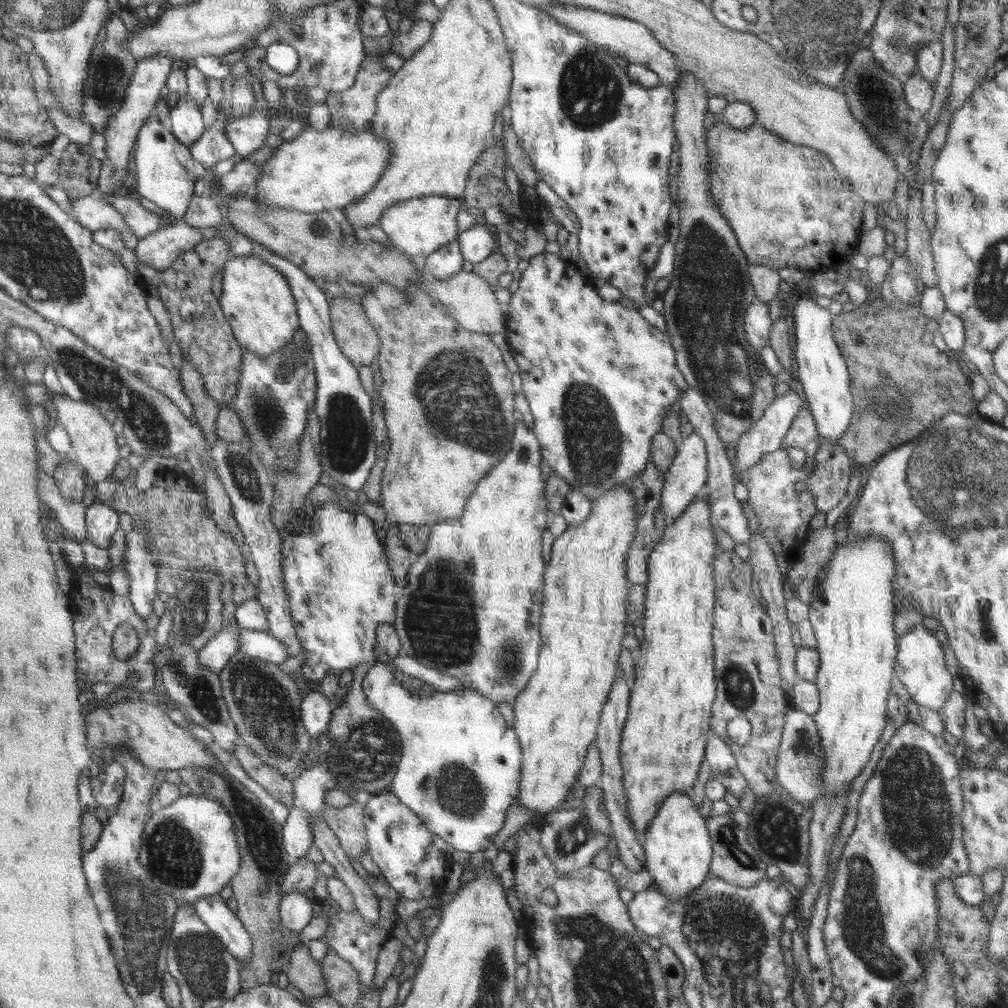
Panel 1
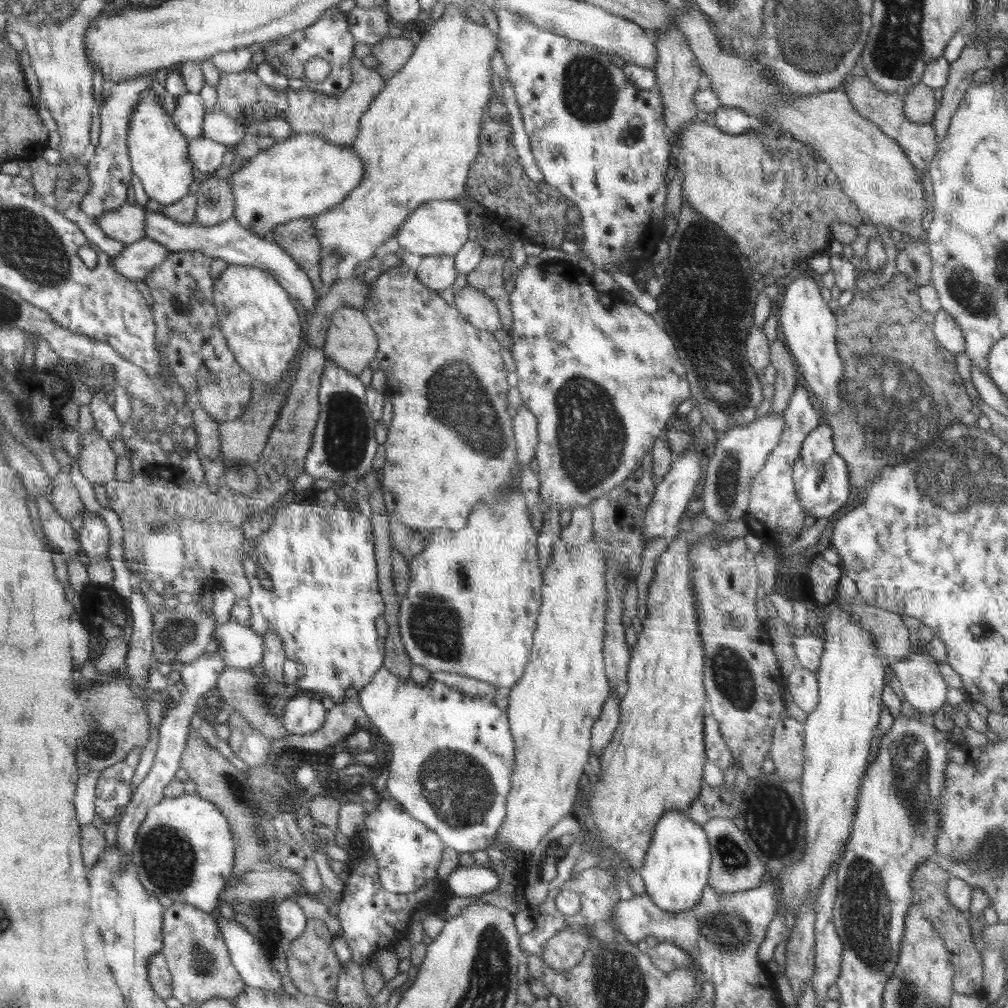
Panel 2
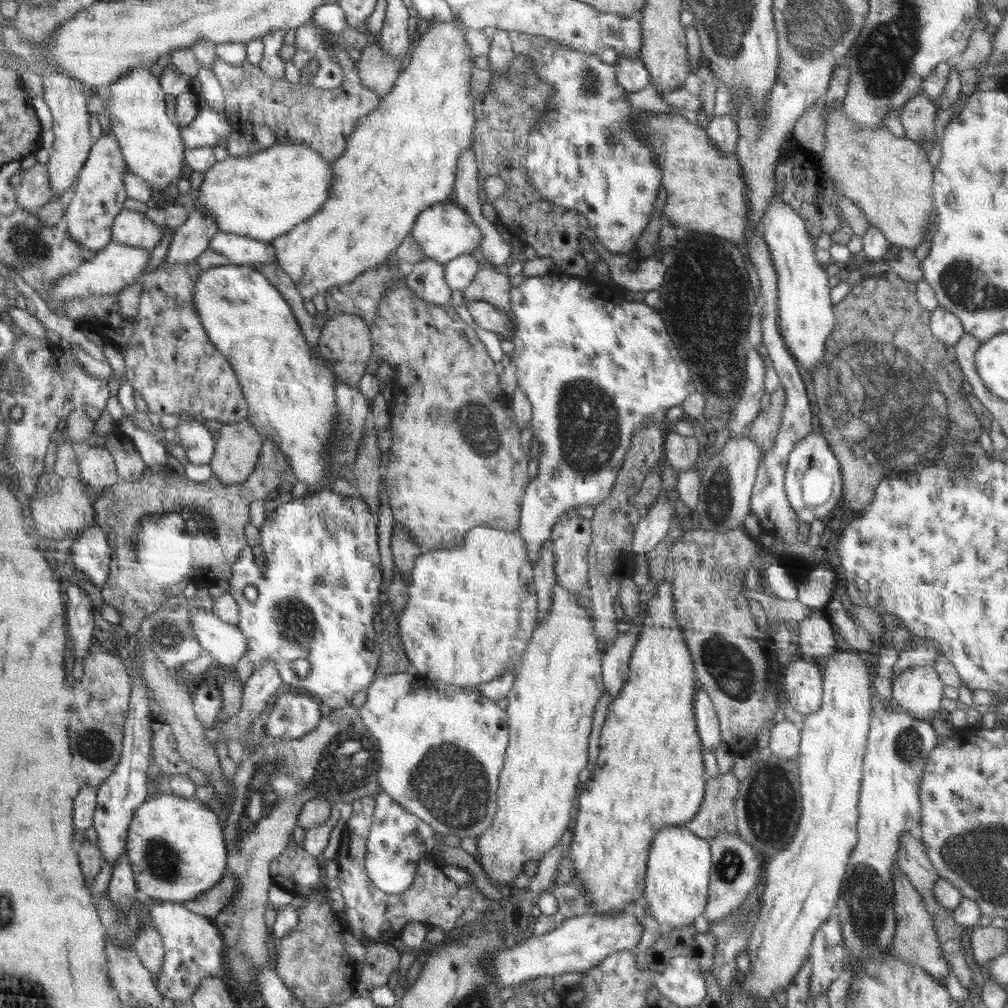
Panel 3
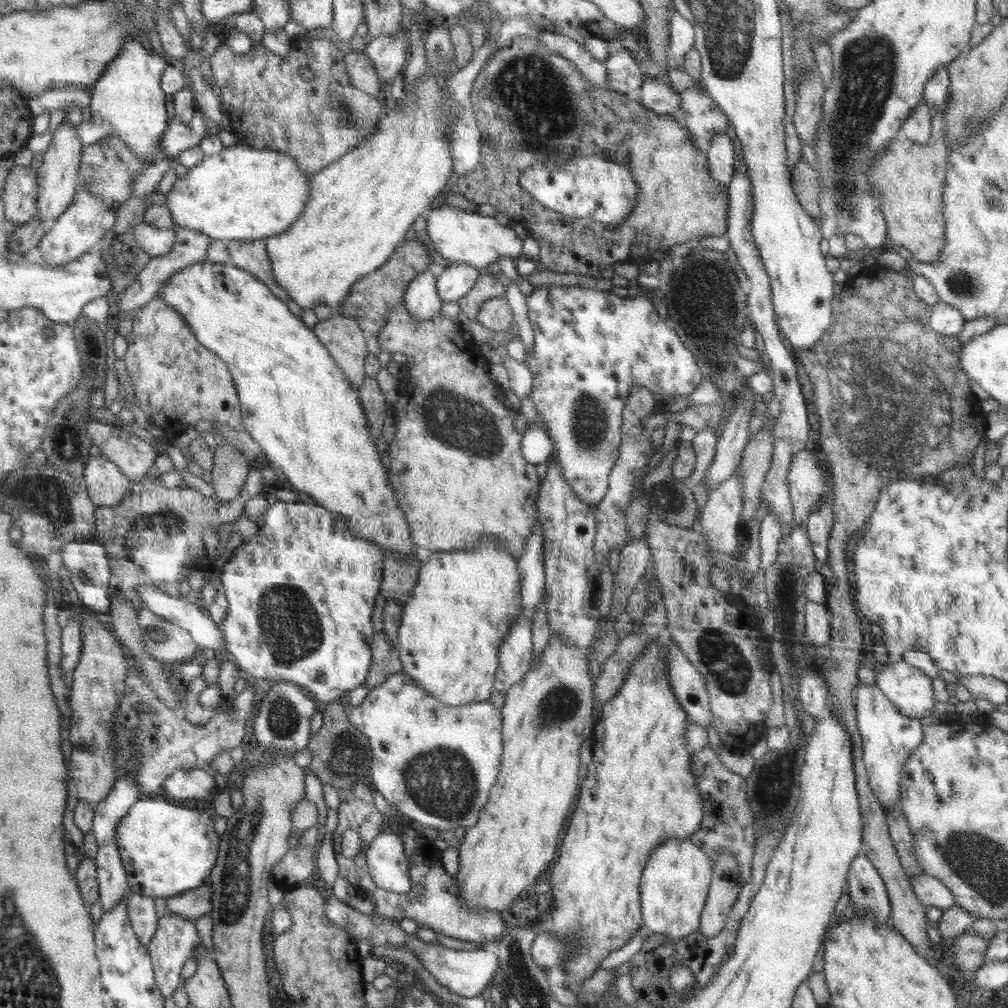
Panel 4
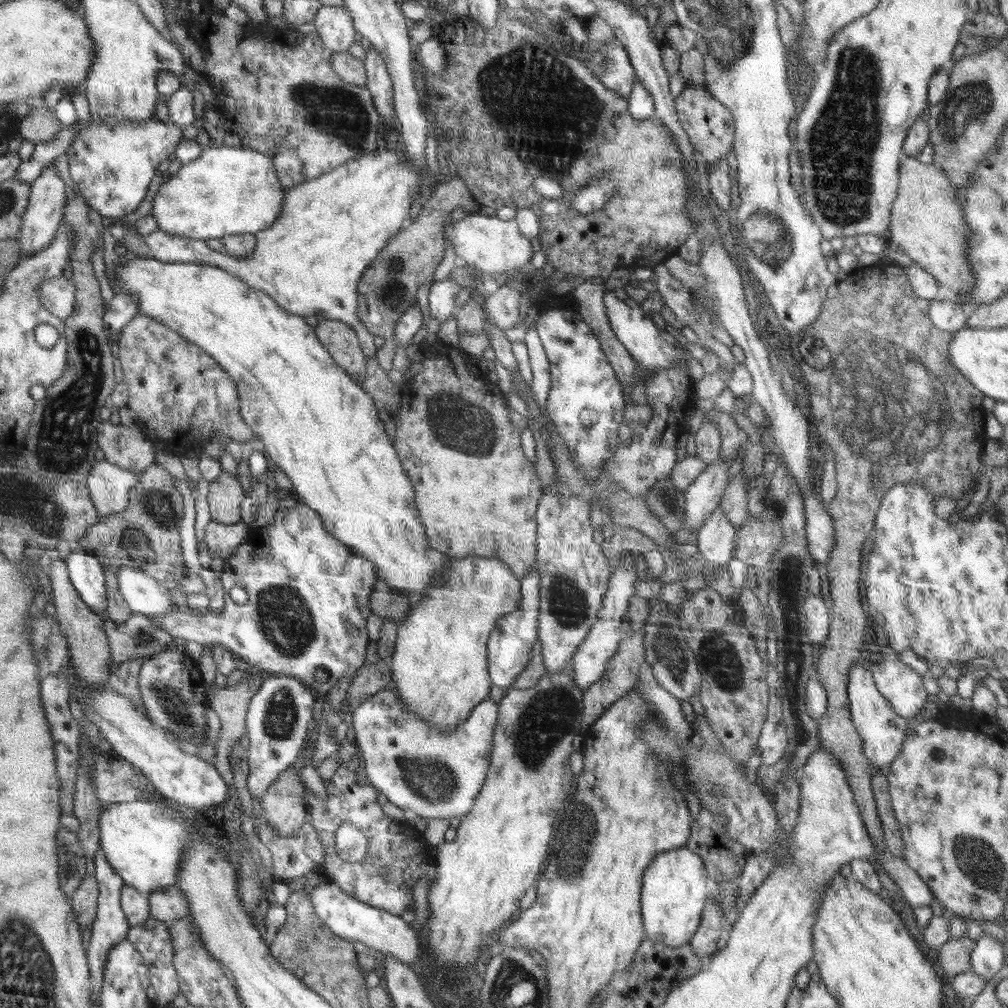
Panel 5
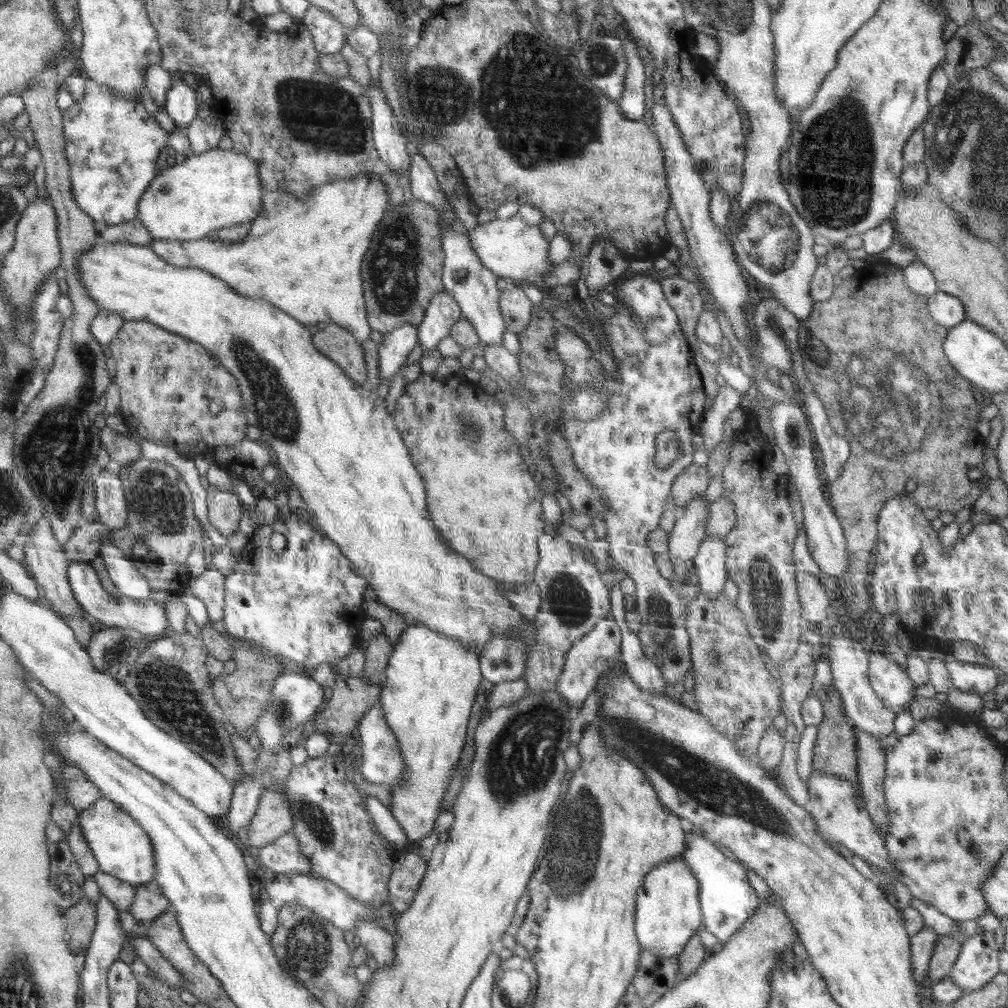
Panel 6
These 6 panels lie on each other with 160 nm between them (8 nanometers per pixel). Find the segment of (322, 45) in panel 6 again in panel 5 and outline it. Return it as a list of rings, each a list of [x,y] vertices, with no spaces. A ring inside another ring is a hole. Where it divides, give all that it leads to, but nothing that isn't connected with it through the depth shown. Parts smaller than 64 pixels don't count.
[[[322,5],[312,22],[321,41],[334,53],[347,51],[355,40],[352,17],[345,6]]]

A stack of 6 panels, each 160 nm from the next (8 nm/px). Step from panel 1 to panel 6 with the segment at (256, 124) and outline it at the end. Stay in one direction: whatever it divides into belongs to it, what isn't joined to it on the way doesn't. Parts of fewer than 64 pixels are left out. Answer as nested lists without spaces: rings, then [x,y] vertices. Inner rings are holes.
[[[87,79],[82,100],[75,101],[64,110],[63,133],[77,205],[94,220],[98,217],[101,226],[121,225],[132,221],[142,194],[148,190],[150,182],[156,176],[156,158],[168,144],[168,132],[162,130],[152,118],[148,118],[146,110],[136,104],[136,101],[124,100],[122,95],[115,95],[109,86]]]

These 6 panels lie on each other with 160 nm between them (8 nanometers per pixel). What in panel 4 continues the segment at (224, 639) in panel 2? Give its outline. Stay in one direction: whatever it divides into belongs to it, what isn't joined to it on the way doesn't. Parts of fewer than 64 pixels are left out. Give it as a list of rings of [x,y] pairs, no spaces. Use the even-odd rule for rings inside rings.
[[[140,585],[137,592],[144,609],[188,631],[190,637],[200,646],[200,650],[212,648],[214,651],[226,651],[219,624],[210,619],[208,610],[174,598],[154,585]]]

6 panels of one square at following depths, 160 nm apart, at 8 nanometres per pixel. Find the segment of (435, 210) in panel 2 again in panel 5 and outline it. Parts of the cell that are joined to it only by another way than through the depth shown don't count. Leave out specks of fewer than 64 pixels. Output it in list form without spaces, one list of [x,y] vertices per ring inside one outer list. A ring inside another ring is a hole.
[[[472,212],[450,225],[447,217],[443,227],[444,238],[446,234],[449,235],[458,262],[473,268],[480,276],[529,271],[533,257],[530,239],[522,236],[514,219],[503,221],[497,216]]]

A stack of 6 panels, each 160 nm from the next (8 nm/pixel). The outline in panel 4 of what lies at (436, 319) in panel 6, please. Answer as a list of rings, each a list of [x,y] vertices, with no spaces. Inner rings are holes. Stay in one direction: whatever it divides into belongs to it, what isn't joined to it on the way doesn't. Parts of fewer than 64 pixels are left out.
[[[464,263],[449,264],[437,277],[437,293],[442,302],[454,302],[466,296],[480,274]]]

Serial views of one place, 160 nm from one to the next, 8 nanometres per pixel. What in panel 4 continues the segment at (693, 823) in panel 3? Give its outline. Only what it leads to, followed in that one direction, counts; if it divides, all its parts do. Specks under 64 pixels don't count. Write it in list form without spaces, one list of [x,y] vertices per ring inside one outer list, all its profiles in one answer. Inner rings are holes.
[[[709,746],[691,756],[691,771],[698,775],[697,786],[702,792],[703,819],[698,830],[689,836],[694,846],[714,863],[723,850],[735,856],[741,877],[748,880],[751,875],[751,860],[754,854],[756,836],[754,836],[754,818],[748,810],[744,792],[745,777],[728,770],[710,750]]]

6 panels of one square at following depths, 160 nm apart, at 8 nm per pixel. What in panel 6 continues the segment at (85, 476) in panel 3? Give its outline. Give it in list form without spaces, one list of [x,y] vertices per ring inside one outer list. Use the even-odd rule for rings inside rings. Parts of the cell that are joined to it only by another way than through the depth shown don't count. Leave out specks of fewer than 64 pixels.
[[[100,469],[94,479],[97,521],[109,528],[123,528],[129,521],[126,495],[120,477]]]

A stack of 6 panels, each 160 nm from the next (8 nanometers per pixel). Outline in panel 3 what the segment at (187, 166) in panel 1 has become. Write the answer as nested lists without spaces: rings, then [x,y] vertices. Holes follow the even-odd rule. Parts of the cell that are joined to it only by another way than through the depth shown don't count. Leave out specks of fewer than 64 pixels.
[[[134,67],[124,77],[110,84],[111,95],[104,110],[110,120],[110,132],[118,140],[128,170],[148,182],[153,200],[160,197],[169,184],[178,184],[182,180],[180,176],[186,152],[182,134],[178,126],[168,118],[164,108],[162,89],[160,78],[152,75],[148,67]]]

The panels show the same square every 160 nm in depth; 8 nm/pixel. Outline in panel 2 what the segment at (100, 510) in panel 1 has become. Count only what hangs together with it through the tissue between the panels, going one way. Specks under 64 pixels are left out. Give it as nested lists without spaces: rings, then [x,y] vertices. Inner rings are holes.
[[[88,511],[78,523],[78,532],[82,554],[88,556],[92,563],[108,560],[110,542],[108,542],[108,528],[102,518]]]

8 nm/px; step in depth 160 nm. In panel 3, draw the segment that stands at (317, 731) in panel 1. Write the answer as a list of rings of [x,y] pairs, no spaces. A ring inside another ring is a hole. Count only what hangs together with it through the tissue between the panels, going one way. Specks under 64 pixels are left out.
[[[281,690],[265,724],[267,735],[282,739],[302,739],[321,721],[320,704],[310,696],[296,696]]]

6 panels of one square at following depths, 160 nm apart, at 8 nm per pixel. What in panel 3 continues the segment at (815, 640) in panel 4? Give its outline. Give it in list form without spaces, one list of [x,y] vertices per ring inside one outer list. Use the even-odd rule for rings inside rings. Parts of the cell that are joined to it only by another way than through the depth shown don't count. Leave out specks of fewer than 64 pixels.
[[[825,610],[808,614],[808,618],[797,624],[798,633],[796,635],[800,652],[810,654],[810,656],[824,656],[833,654],[836,649],[834,629],[830,626],[830,621],[825,617]]]

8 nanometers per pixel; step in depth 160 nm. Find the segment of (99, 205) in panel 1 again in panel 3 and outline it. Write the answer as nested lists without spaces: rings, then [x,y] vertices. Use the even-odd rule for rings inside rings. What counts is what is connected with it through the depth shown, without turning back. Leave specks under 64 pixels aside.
[[[126,209],[114,220],[113,239],[128,246],[140,246],[153,251],[163,236],[163,228],[144,213]]]

